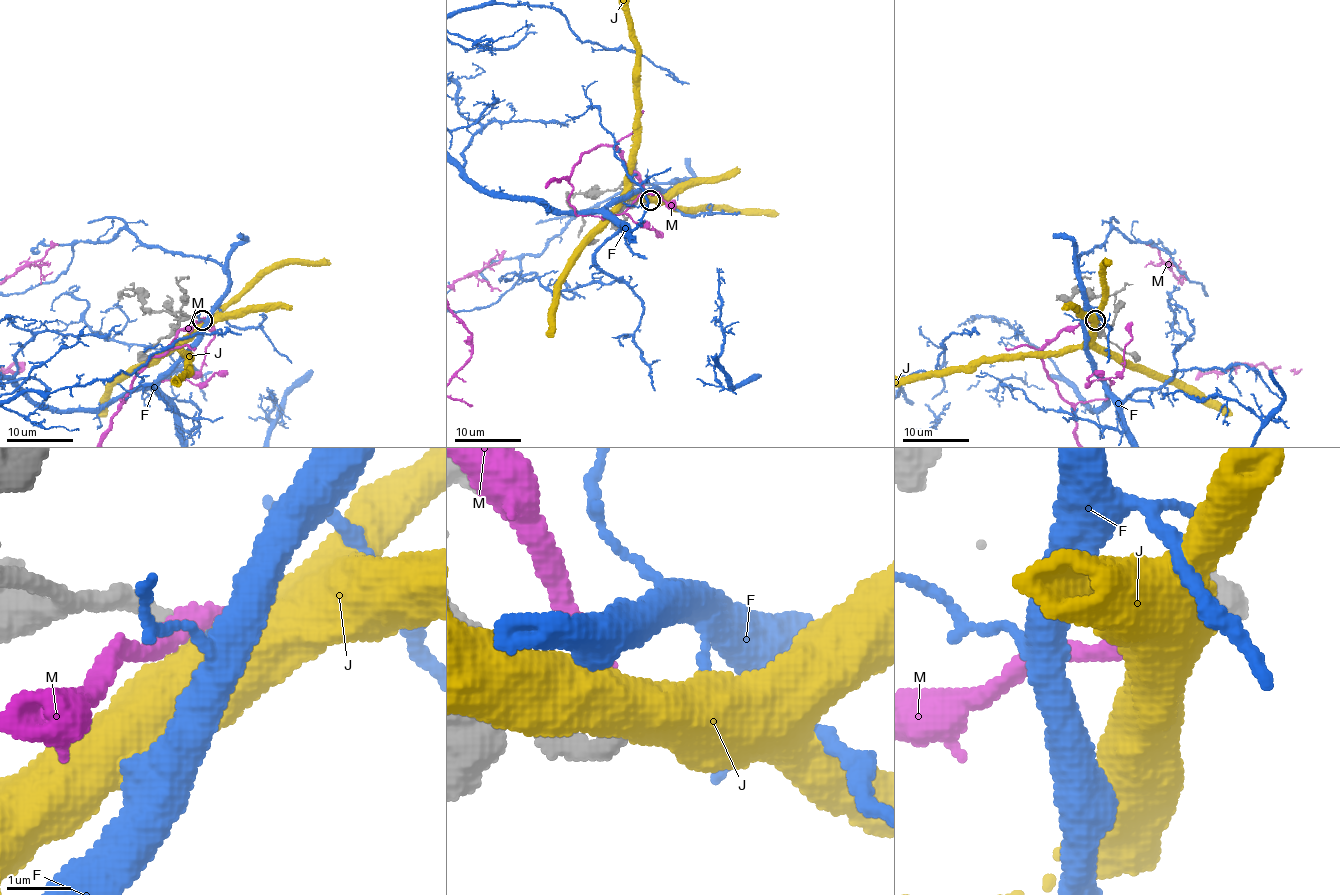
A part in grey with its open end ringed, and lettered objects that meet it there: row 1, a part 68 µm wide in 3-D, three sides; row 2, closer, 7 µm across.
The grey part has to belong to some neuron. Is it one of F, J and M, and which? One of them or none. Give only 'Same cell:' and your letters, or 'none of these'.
Same cell: none of these

